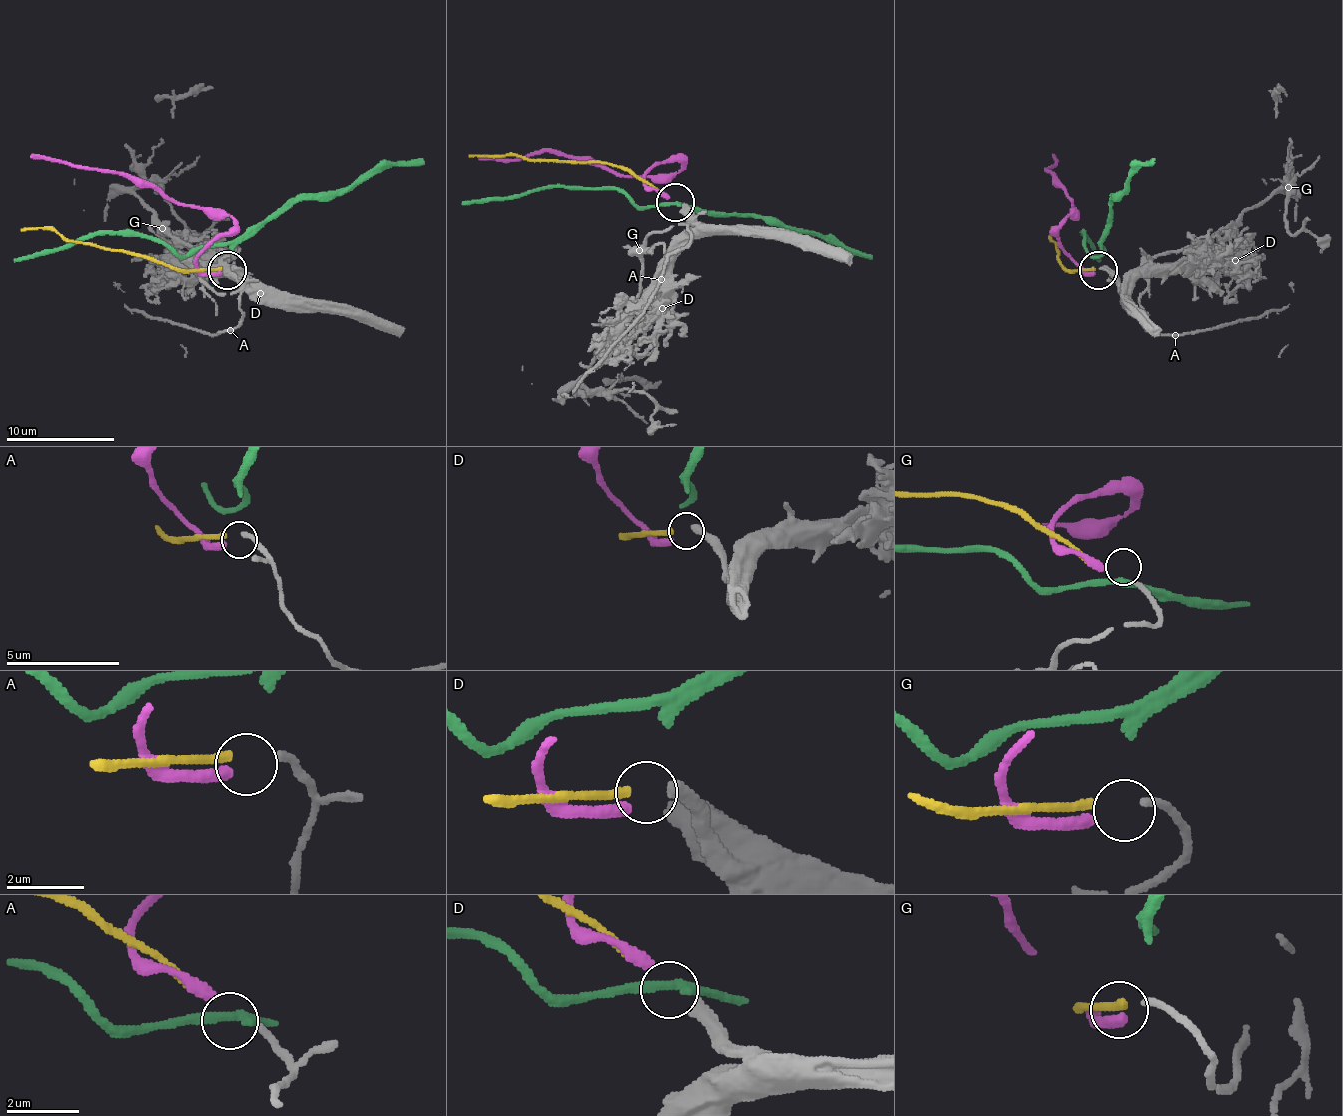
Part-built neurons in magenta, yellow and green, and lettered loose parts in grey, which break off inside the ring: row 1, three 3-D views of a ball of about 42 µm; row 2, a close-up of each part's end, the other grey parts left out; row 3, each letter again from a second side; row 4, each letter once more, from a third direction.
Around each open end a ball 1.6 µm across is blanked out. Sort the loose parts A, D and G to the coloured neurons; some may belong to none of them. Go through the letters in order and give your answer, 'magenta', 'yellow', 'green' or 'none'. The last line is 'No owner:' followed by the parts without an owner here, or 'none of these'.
A: none
D: none
G: yellow
No owner: A, D

